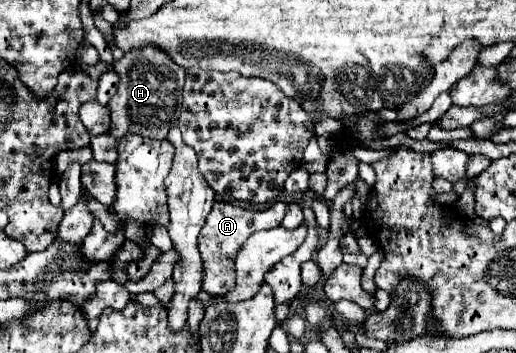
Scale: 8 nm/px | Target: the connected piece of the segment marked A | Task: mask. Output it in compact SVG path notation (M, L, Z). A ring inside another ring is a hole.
M217 201L207 215L207 221L199 233L199 253L205 265L205 277L203 277L203 291L207 293L227 293L235 287L235 257L239 247L245 243L247 237L251 237L259 227L279 227L283 221L283 215L287 211L285 201L275 201L265 211L249 211L239 205L221 203Z

